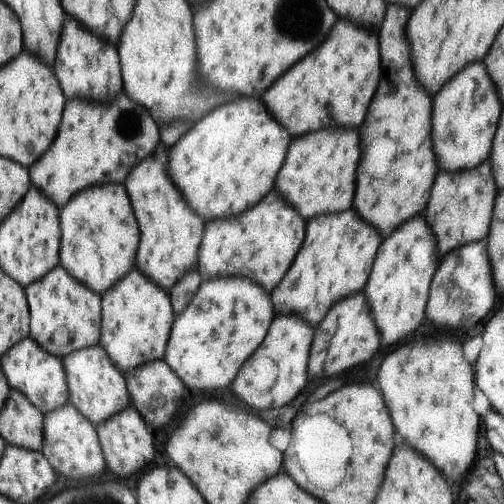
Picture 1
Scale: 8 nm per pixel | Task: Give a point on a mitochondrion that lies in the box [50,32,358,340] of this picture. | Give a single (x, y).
(129, 126)

